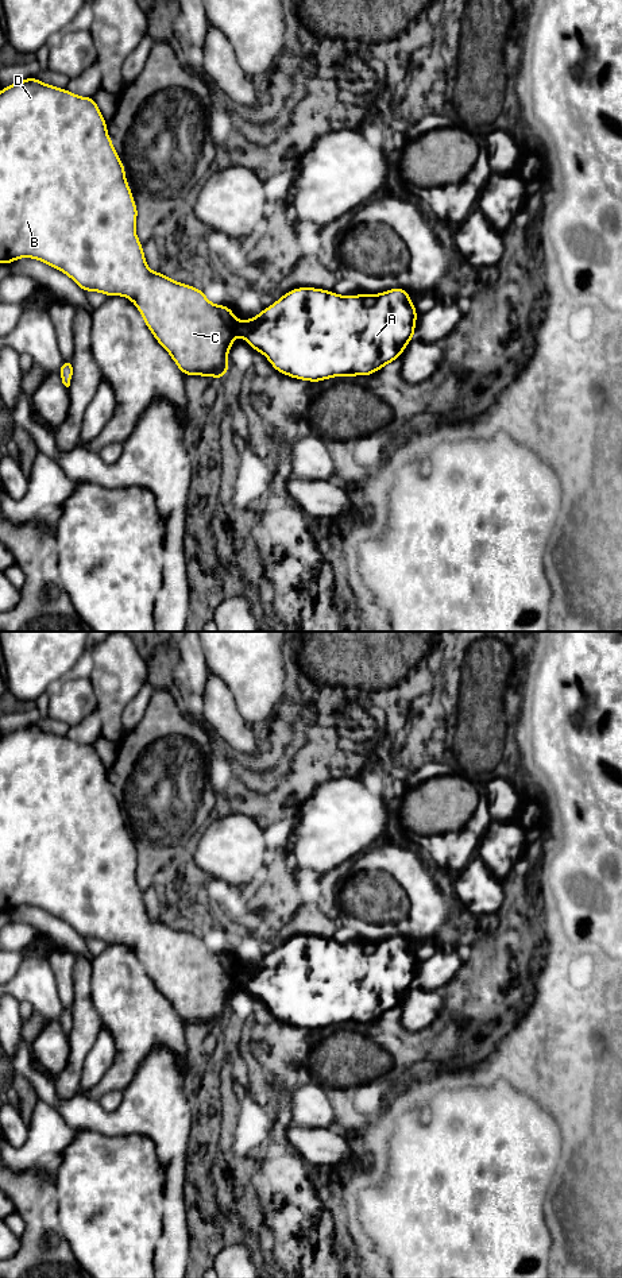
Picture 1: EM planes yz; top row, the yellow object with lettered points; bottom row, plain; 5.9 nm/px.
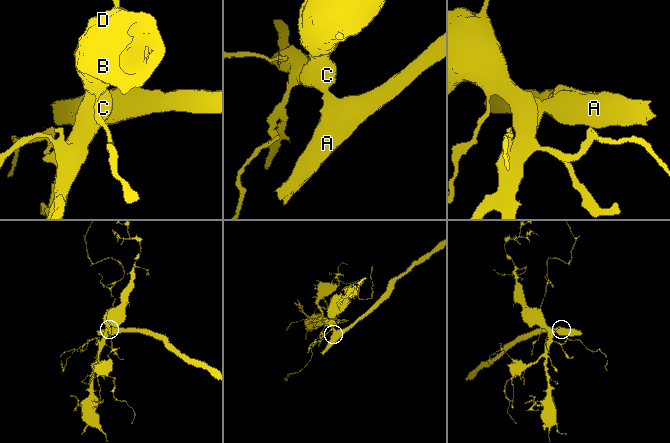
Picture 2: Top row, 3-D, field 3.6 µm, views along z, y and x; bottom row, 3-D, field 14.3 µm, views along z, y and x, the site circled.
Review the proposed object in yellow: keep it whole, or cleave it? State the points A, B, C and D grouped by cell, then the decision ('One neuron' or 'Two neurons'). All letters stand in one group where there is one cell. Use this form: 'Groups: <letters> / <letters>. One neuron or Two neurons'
Groups: A B C D. One neuron

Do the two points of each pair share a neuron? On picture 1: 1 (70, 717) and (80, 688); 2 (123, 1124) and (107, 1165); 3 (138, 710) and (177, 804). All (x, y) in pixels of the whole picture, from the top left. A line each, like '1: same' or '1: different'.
1: same
2: different
3: different

